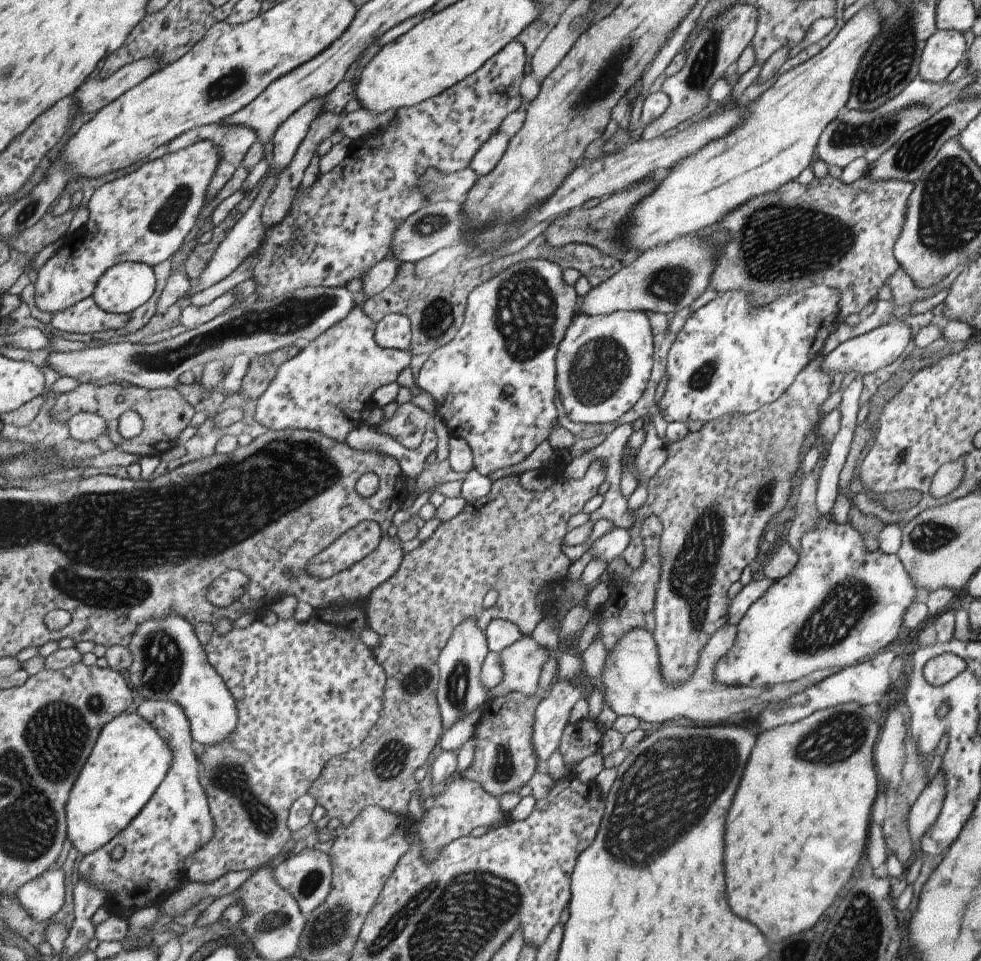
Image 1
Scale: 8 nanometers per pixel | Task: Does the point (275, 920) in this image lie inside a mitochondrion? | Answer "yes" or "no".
yes

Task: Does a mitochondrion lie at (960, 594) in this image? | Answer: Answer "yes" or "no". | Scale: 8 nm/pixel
no

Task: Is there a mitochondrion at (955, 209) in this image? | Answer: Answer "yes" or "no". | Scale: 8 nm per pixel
yes

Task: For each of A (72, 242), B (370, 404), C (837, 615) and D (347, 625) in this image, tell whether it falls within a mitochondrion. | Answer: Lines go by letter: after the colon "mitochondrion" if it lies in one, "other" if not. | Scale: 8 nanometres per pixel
A: other
B: other
C: mitochondrion
D: other

